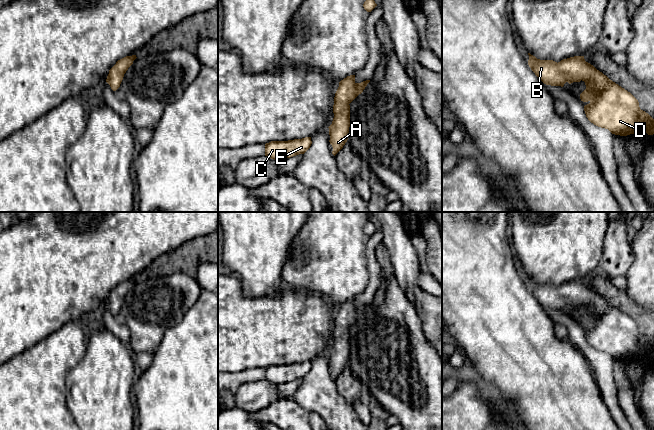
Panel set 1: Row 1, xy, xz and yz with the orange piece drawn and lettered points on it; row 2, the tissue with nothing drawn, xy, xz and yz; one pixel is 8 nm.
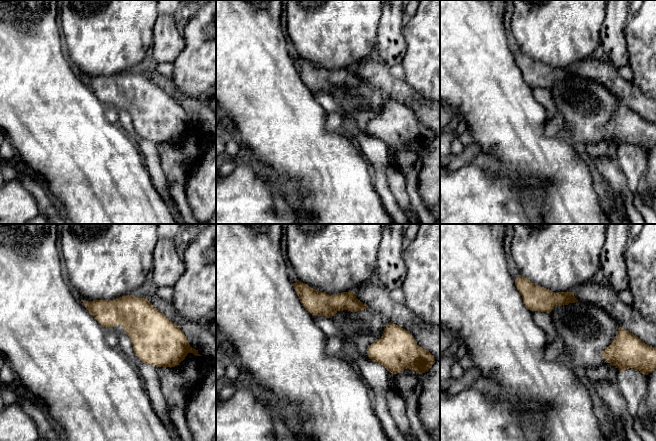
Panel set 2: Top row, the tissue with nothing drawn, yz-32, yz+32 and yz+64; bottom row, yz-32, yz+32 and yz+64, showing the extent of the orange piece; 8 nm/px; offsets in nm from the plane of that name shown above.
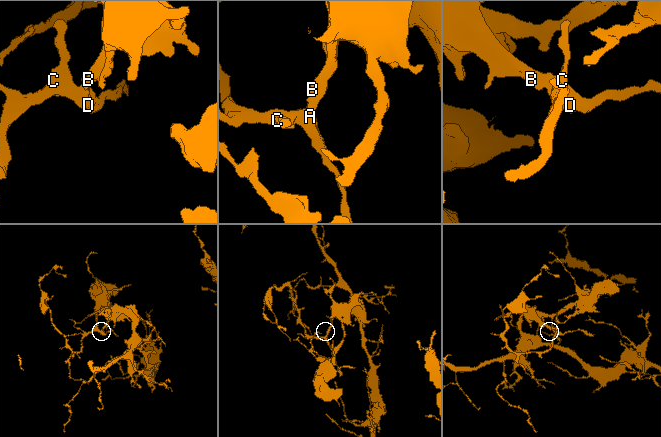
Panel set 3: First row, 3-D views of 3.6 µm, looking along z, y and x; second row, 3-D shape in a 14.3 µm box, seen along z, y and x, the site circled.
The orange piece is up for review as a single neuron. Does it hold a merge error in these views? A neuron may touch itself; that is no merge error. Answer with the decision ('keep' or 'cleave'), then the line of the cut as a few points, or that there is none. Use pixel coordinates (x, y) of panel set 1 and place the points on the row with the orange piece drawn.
keep; no cut

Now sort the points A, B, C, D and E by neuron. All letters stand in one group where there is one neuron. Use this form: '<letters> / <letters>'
A B C D E

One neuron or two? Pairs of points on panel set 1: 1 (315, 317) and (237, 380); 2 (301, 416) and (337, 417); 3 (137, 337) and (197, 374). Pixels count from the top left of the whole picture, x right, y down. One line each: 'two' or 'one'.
1: two
2: two
3: two

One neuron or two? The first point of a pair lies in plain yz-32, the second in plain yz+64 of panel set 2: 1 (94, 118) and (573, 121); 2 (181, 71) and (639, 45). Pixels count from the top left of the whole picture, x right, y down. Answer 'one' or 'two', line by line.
1: two
2: one

